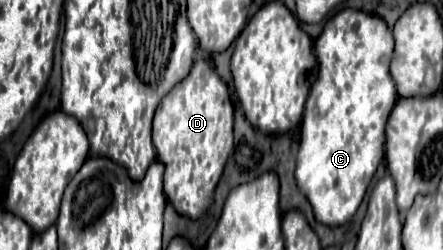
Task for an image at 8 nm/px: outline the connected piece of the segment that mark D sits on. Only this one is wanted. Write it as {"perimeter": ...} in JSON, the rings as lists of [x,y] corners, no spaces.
{"perimeter":[[[196,60],[190,74],[178,82],[158,104],[152,142],[157,159],[164,162],[164,192],[178,214],[198,218],[212,202],[226,158],[234,151],[234,107],[228,86],[206,60]]]}

